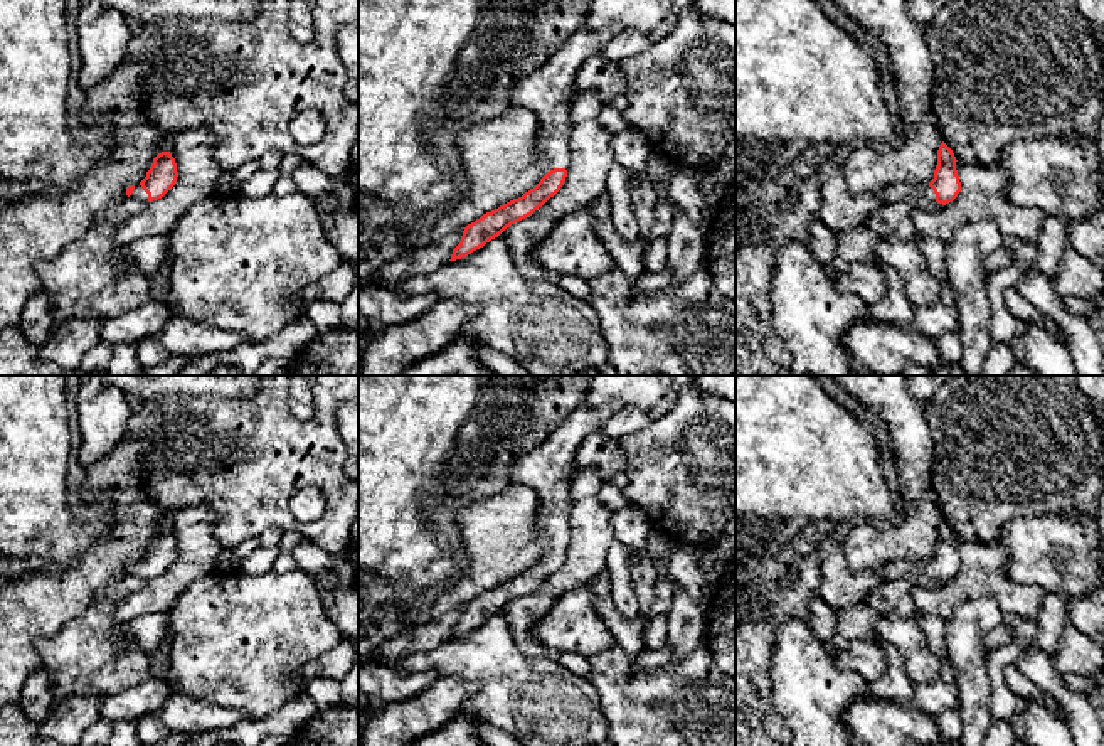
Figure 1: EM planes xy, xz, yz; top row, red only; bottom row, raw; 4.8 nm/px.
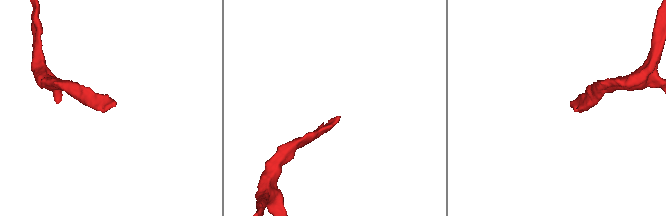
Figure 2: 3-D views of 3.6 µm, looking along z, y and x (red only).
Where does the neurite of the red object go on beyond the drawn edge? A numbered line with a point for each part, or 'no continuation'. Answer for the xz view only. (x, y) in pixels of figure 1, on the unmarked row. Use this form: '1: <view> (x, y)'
1: xz (547, 468)

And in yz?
1: yz (840, 586)

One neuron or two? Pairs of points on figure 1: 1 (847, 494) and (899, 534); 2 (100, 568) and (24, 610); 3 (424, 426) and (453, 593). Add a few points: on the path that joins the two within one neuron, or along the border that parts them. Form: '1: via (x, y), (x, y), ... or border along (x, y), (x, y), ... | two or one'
1: border along (892, 519), (879, 524) | two
2: via (81, 580), (68, 593), (42, 603) | one
3: border along (455, 581), (435, 593) | two

